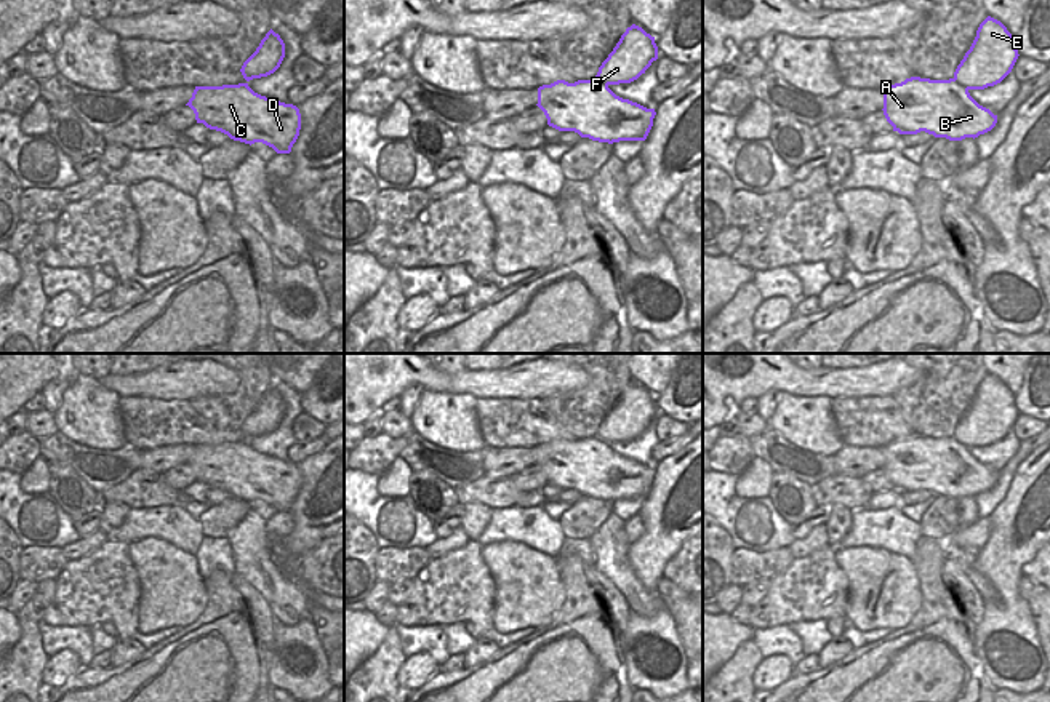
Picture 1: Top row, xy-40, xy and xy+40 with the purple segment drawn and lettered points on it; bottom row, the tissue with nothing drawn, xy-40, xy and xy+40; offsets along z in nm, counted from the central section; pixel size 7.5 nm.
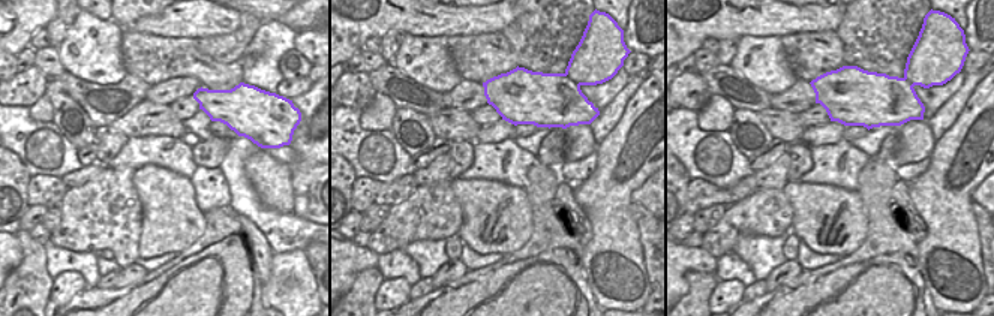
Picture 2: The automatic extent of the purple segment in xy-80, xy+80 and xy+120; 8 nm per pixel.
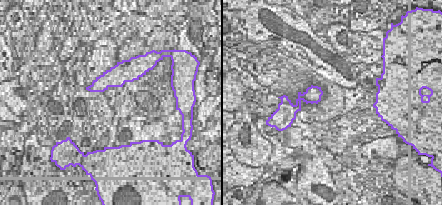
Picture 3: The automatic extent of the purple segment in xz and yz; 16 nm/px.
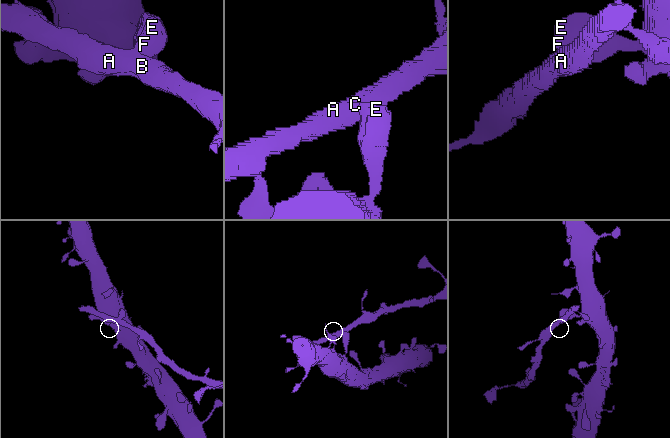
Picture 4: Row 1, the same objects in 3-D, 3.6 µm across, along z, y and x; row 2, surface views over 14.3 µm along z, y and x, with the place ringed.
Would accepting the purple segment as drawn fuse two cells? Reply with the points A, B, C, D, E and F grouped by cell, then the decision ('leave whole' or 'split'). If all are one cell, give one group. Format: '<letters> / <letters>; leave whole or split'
A B C D / E F; split

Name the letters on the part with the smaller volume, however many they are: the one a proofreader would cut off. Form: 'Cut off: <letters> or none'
Cut off: A, B, C, D

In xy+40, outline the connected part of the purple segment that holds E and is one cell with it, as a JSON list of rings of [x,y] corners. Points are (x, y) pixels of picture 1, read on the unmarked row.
[[[988,374],[954,430],[954,438],[967,448],[984,448],[1000,441],[1018,417],[1015,395],[1007,385]]]

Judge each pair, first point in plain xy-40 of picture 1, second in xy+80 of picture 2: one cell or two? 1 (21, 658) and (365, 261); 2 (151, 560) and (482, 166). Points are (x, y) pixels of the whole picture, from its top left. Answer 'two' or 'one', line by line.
1: two
2: two

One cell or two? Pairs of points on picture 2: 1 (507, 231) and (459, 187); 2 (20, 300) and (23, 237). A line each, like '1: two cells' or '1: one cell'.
1: one cell
2: one cell

